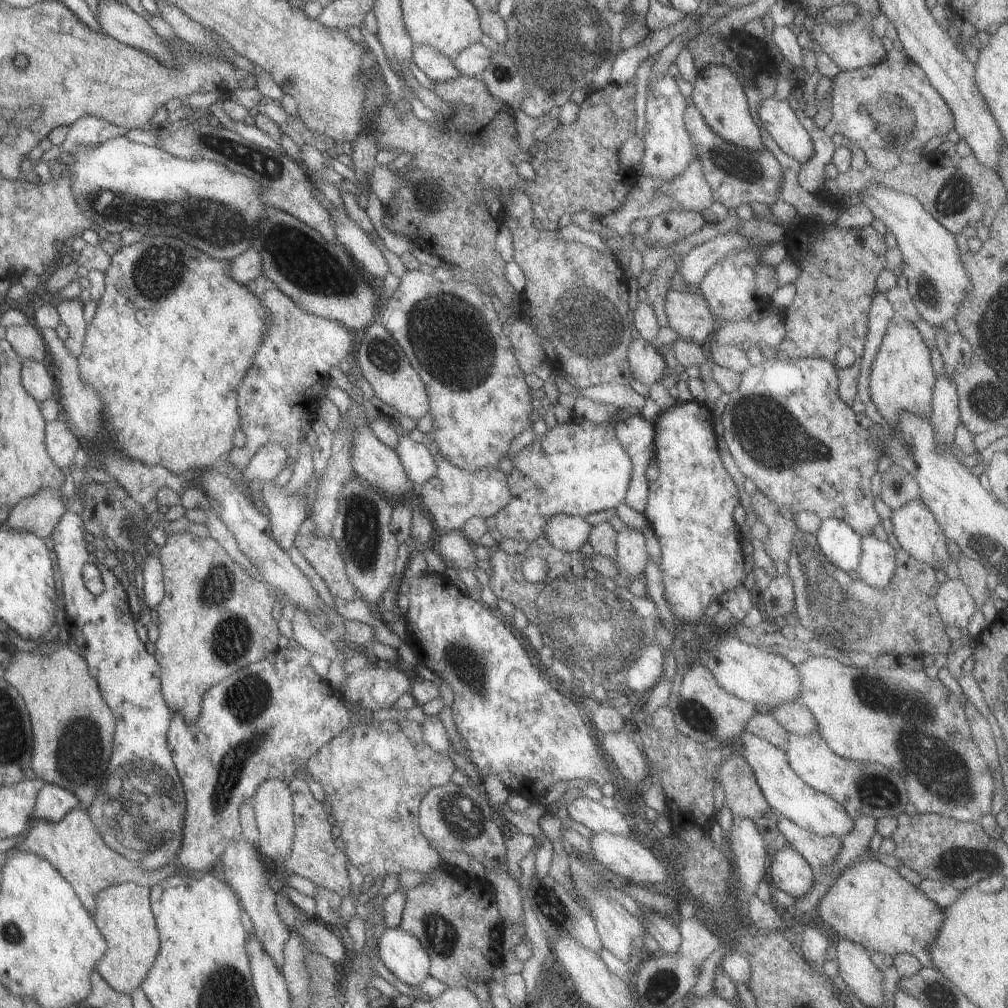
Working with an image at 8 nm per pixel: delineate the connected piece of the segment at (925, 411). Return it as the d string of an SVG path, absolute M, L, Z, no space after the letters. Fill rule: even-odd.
M893 318L887 322L879 350L871 362L867 376L869 398L885 422L893 422L899 412L913 412L919 416L931 414L931 392L935 384L935 372L931 366L931 352L919 336L913 322Z

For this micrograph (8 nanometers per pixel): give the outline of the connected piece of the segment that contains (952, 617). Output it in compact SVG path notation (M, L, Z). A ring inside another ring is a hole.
M947 580L937 586L935 592L935 606L937 612L947 626L953 628L965 628L967 622L971 620L973 612L977 610L969 590L961 580Z

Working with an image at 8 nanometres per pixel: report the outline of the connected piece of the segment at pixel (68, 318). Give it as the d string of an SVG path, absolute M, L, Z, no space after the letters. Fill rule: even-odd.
M55 296L55 308L57 308L61 324L65 324L69 330L69 338L65 340L65 346L73 356L79 356L81 348L83 348L85 328L87 328L87 322L83 322L83 318L81 318L83 304L79 302L79 298L65 300L65 298Z

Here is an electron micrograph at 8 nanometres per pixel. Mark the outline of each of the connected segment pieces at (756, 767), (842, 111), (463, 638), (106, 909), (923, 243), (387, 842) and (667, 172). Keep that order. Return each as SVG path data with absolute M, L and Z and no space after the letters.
M739 734L739 740L743 742L743 758L747 760L747 764L751 766L757 786L765 798L765 804L769 804L769 808L779 816L779 818L787 818L793 824L797 824L799 828L809 830L811 834L817 836L833 836L833 838L843 838L845 834L849 834L853 830L853 818L849 816L849 812L831 796L817 792L815 788L807 786L791 768L789 768L789 760L785 756L785 752L757 736Z
M887 56L875 66L863 66L849 72L839 72L831 82L831 94L827 96L827 106L831 106L831 122L823 128L823 132L831 138L833 134L841 134L849 140L849 146L857 146L863 152L867 148L881 148L889 152L901 154L903 150L915 152L921 150L931 136L947 136L949 130L955 128L953 114L941 94L929 84L923 70L909 60L889 60Z
M425 572L409 580L407 598L409 606L403 614L403 622L407 624L407 646L415 652L419 664L427 666L433 674L437 674L437 678L451 686L453 724L465 742L467 762L471 762L479 772L479 780L483 780L487 774L495 774L509 792L521 794L529 802L545 802L543 796L549 786L573 778L583 782L591 780L599 788L613 782L611 766L607 766L599 754L601 748L597 748L595 732L583 706L573 704L567 696L551 688L551 684L545 680L545 670L531 662L527 652L513 636L513 628L507 626L503 618L493 616L491 608L483 602L471 600L469 594L461 594L445 578L445 574Z
M135 882L115 884L99 890L95 894L93 922L107 944L105 954L95 964L95 970L113 990L123 994L133 992L137 986L141 986L145 974L149 974L159 950L159 934L149 906L149 890Z
M867 184L859 192L859 204L863 204L873 218L881 220L897 240L897 250L903 254L903 278L907 280L907 292L919 312L919 318L931 326L941 326L947 318L953 318L967 288L971 286L969 274L965 272L953 234L943 228L923 204L905 192L885 188L881 184Z
M355 724L335 738L331 738L321 750L317 750L315 756L311 756L301 776L307 780L315 780L323 790L323 802L329 802L331 816L333 816L333 828L335 836L343 842L343 852L353 868L357 868L363 878L369 876L375 882L375 888L383 882L383 876L387 874L401 874L401 872L421 872L427 874L427 870L437 870L443 860L437 850L431 848L427 838L419 830L419 804L421 798L435 786L443 786L449 782L451 772L455 770L451 758L447 754L439 754L437 750L431 750L429 744L423 740L419 744L413 744L409 736L399 732L383 732L377 726L369 724Z
M671 74L649 76L647 80L647 106L645 106L645 136L643 136L643 158L641 158L641 174L657 178L661 182L669 182L677 174L685 170L685 166L695 158L695 148L683 126L683 112L689 106L687 98L677 90Z

